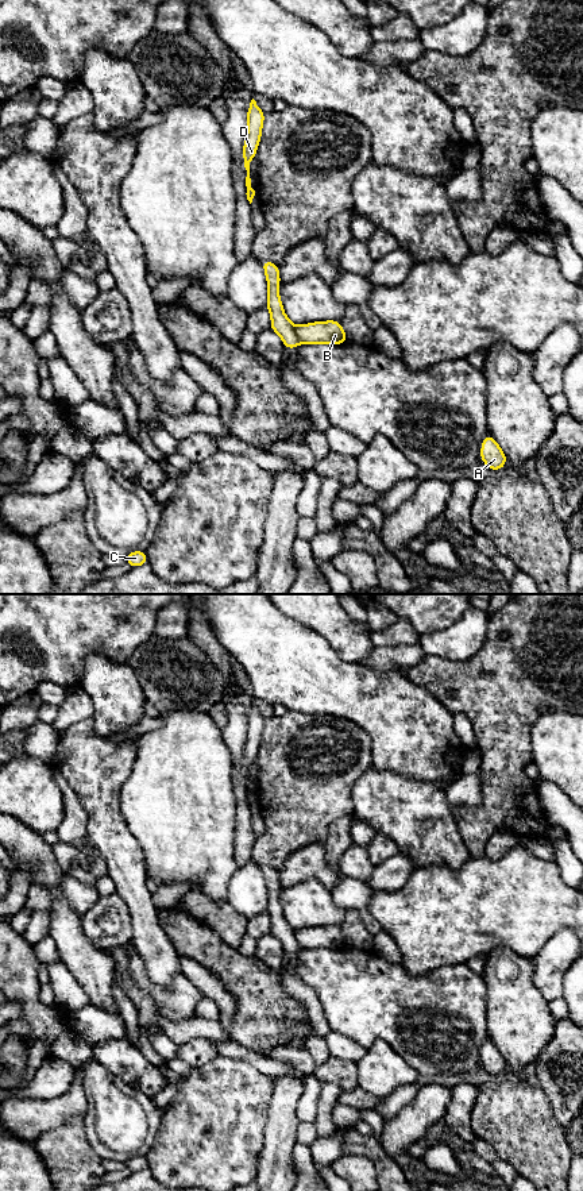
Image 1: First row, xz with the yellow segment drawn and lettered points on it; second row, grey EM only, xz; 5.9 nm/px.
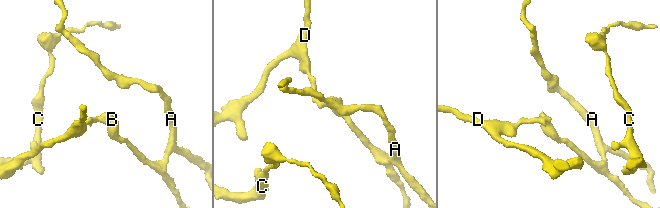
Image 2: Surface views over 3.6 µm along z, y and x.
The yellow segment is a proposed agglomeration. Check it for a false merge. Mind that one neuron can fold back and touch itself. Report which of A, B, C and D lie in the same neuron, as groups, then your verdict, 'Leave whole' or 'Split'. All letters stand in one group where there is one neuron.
Groups: A B / C D. Split

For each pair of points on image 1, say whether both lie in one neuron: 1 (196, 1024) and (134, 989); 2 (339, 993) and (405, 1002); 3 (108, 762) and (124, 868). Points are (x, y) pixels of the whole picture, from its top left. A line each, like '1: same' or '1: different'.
1: same
2: same
3: same

